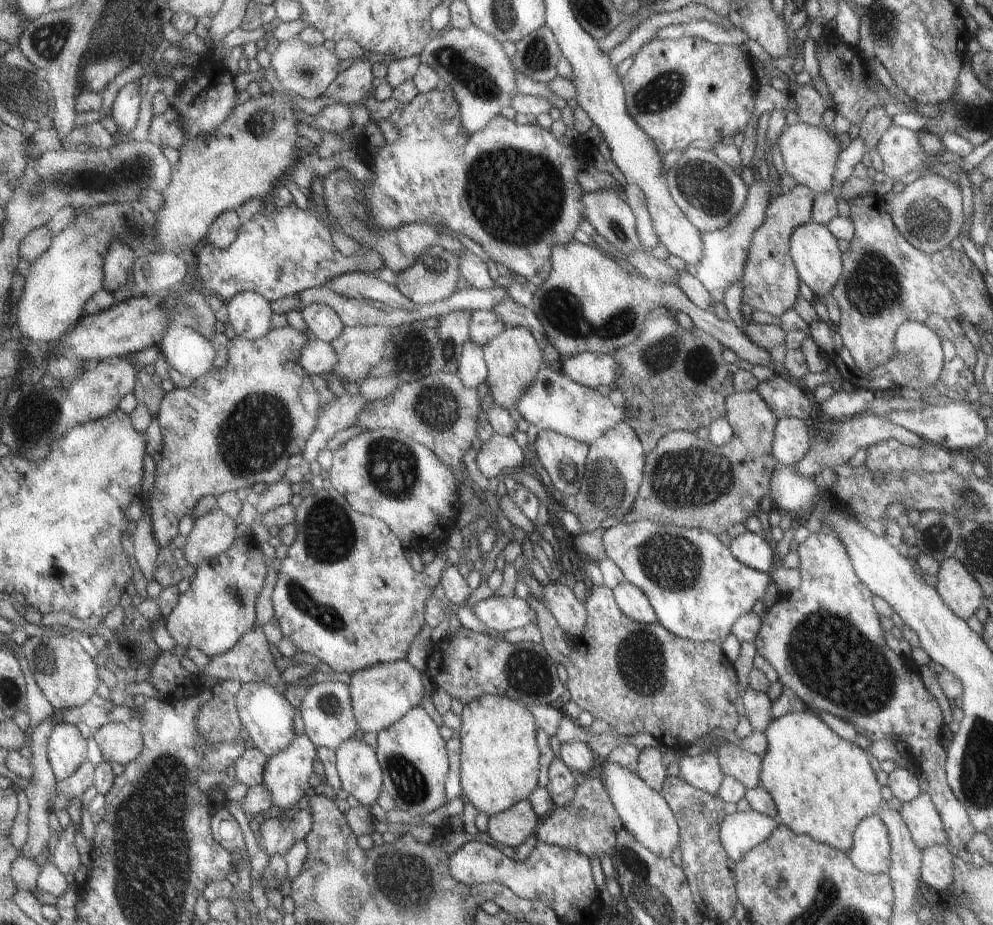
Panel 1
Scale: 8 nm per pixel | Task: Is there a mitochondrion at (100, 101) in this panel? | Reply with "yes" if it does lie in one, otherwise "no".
no

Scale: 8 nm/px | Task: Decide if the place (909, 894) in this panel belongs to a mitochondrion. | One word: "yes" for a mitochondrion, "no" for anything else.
no

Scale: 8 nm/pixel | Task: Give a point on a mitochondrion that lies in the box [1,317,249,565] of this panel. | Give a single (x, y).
(47, 420)

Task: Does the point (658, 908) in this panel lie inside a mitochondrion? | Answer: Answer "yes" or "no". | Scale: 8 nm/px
yes

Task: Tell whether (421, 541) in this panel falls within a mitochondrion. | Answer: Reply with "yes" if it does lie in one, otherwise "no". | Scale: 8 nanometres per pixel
no

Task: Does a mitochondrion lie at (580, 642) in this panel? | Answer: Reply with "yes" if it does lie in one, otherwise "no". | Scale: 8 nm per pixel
no

